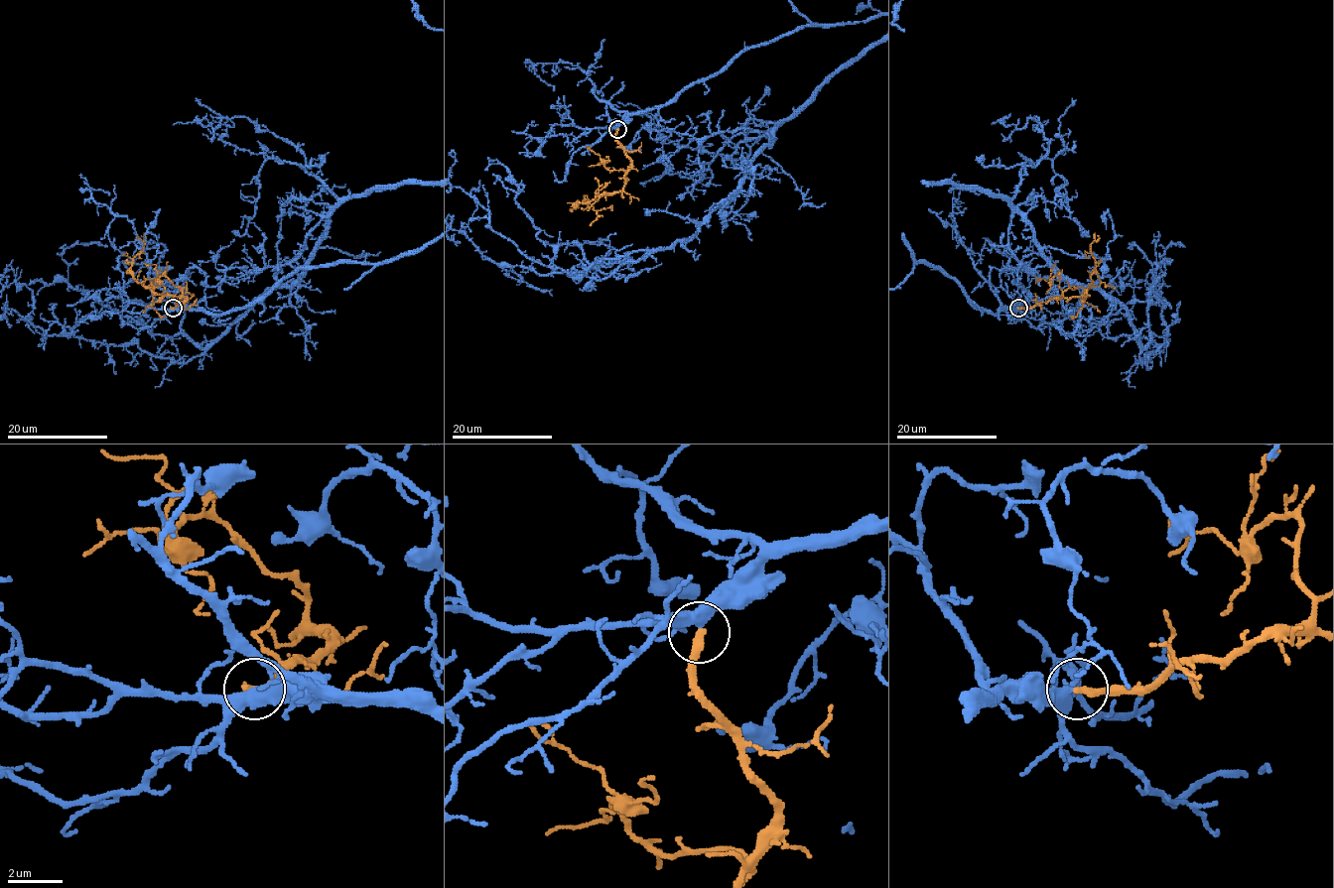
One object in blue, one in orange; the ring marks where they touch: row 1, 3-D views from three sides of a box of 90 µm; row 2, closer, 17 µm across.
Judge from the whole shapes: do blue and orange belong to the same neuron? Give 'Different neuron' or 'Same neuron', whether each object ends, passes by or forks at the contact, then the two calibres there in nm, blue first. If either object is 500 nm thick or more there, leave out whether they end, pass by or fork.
Same neuron. At the ring blue passes by. At the ring orange ends. Thickness 400 nm (blue) against 320 nm

